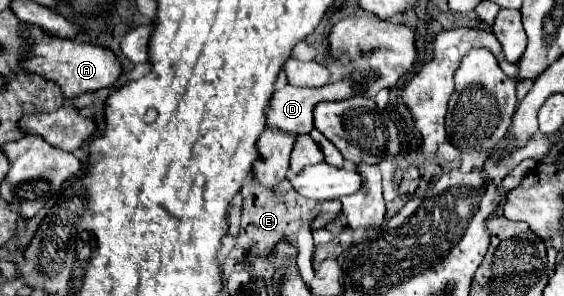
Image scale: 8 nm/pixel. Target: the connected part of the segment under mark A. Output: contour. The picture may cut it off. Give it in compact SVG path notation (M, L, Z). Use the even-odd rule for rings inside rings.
M33 25L27 27L27 35L33 41L33 51L21 61L23 69L59 83L65 99L75 99L77 95L111 87L123 75L119 57L107 47L101 47L95 43L79 43L73 39L53 37Z

